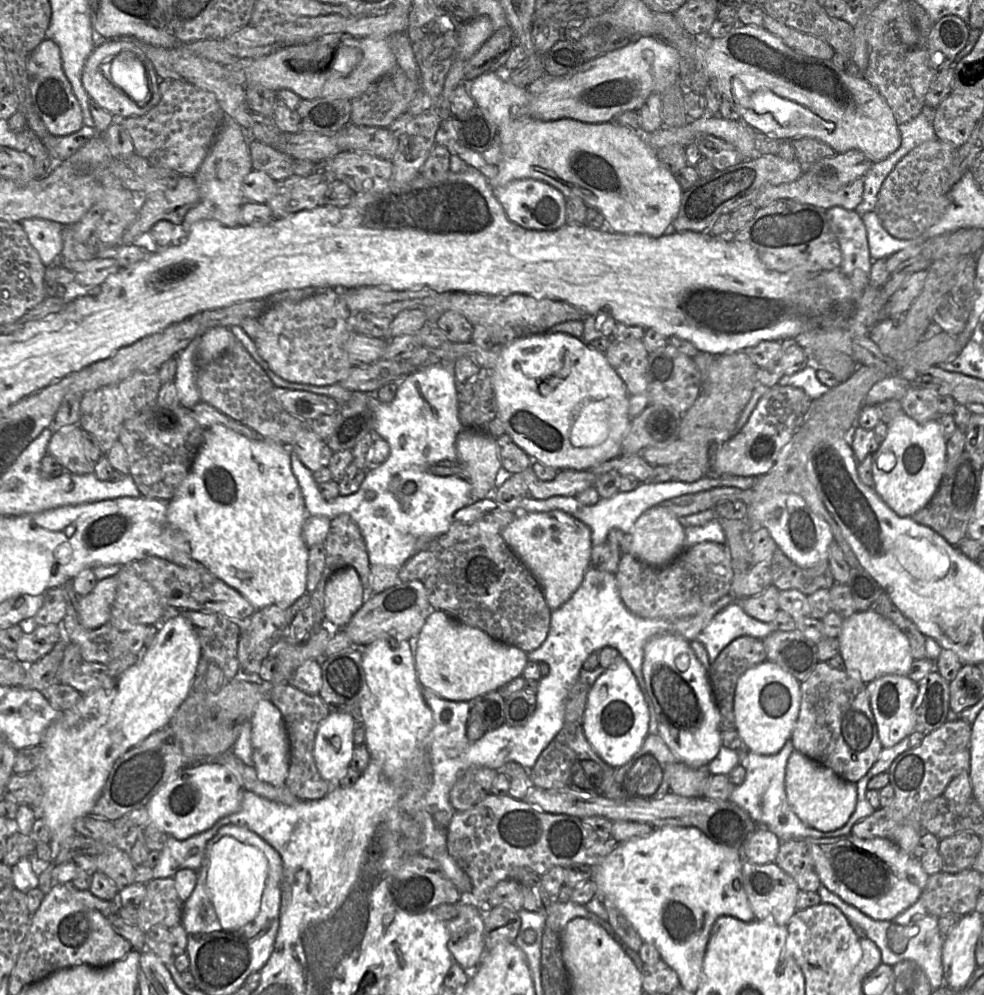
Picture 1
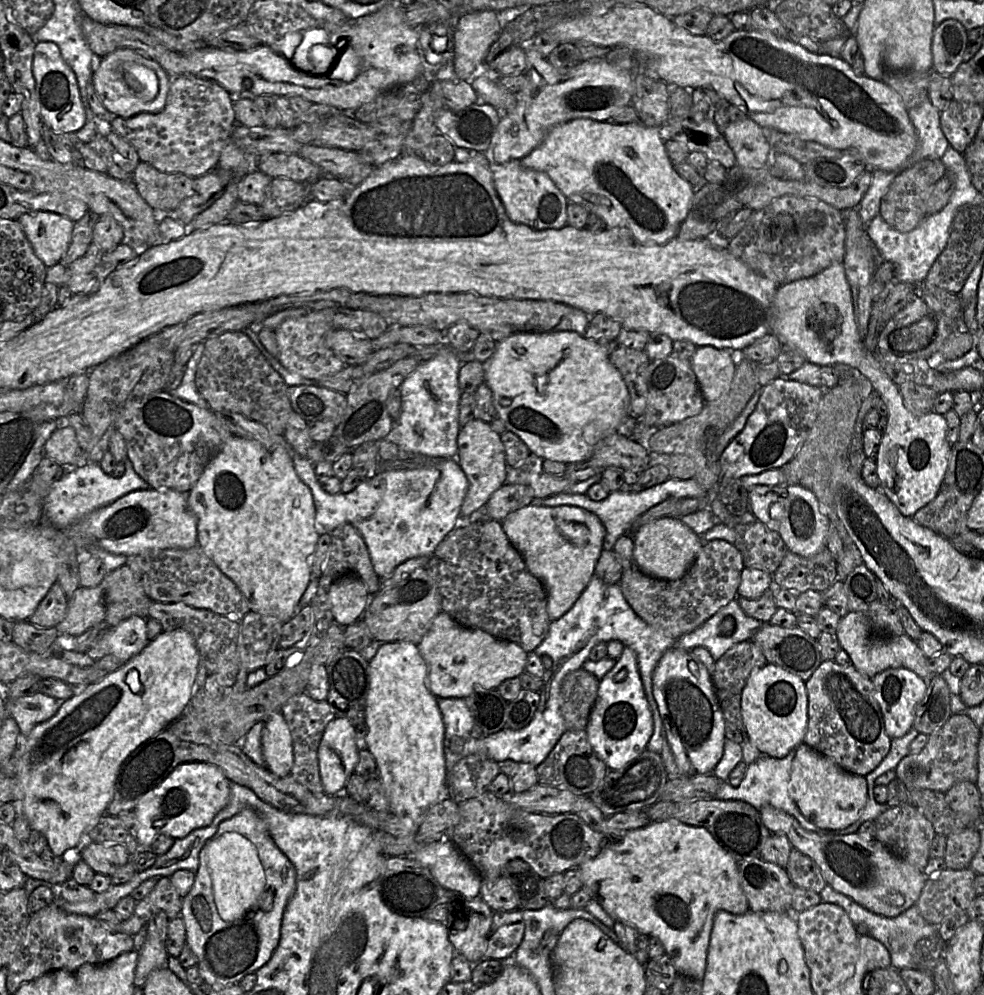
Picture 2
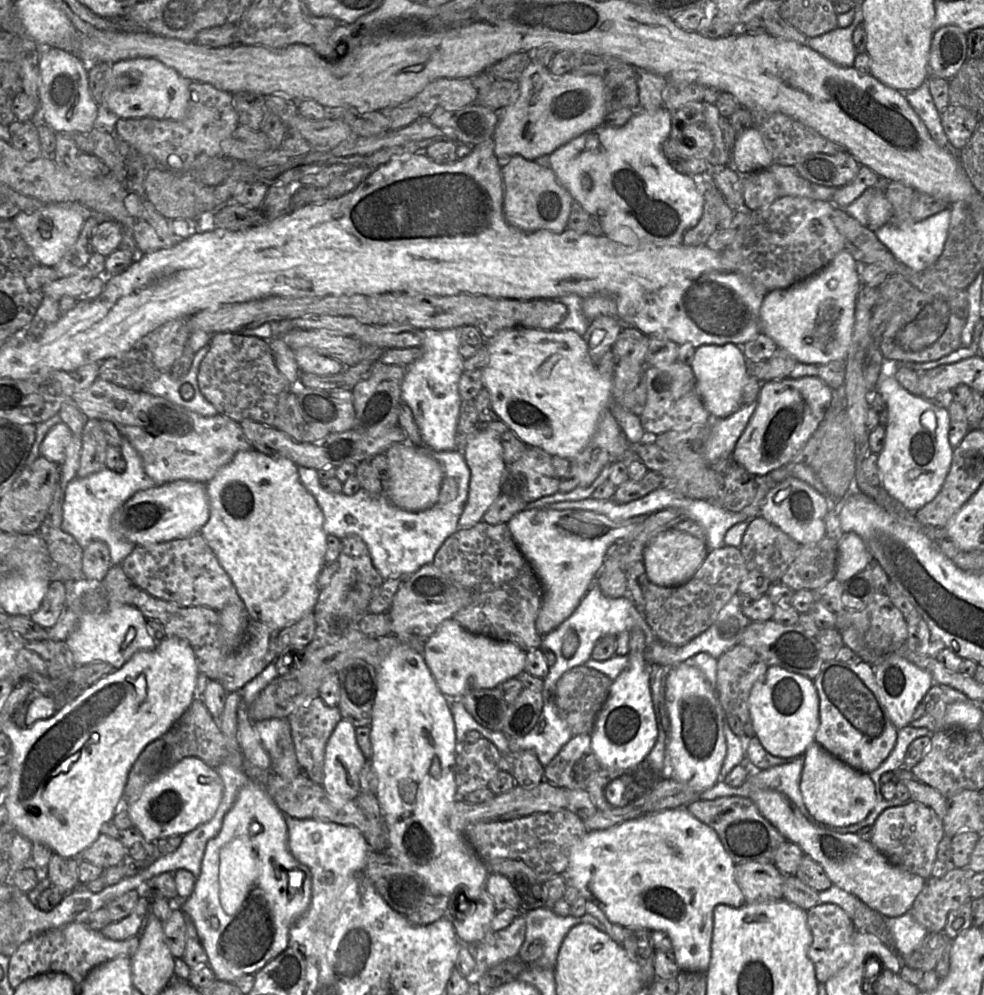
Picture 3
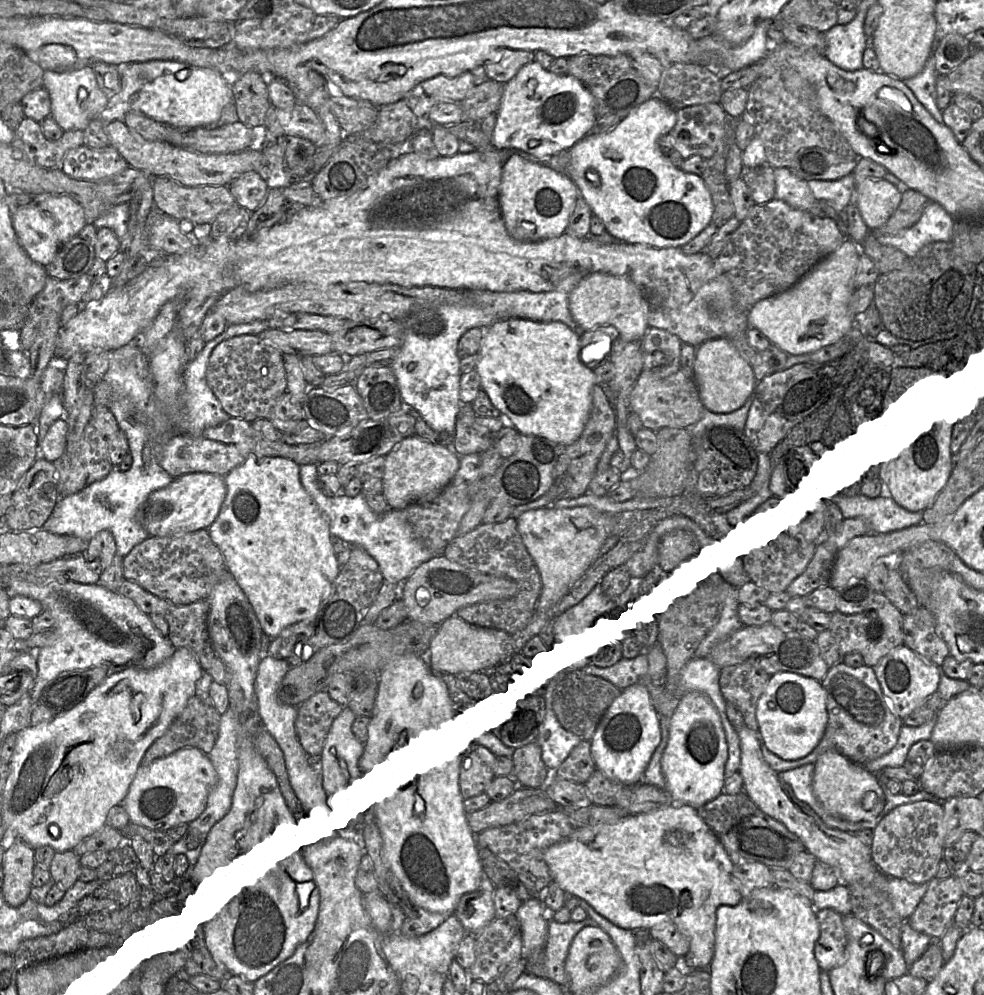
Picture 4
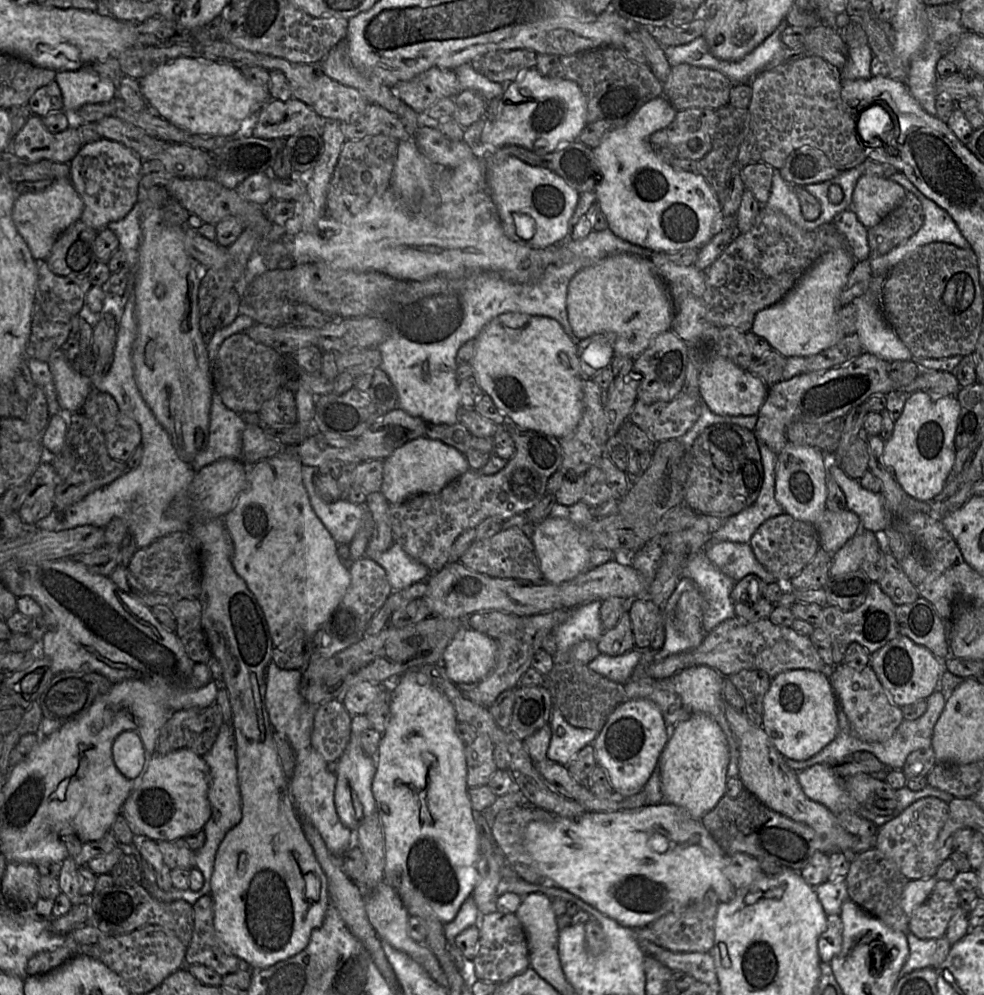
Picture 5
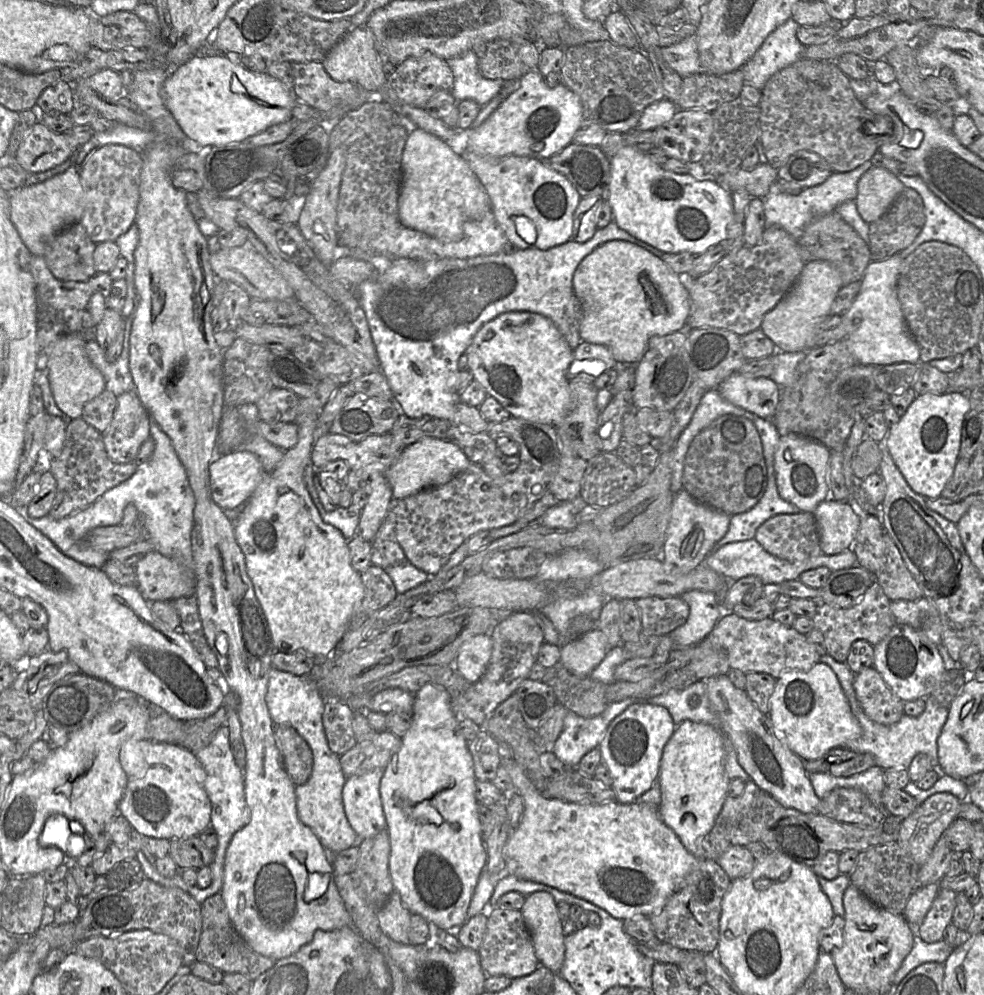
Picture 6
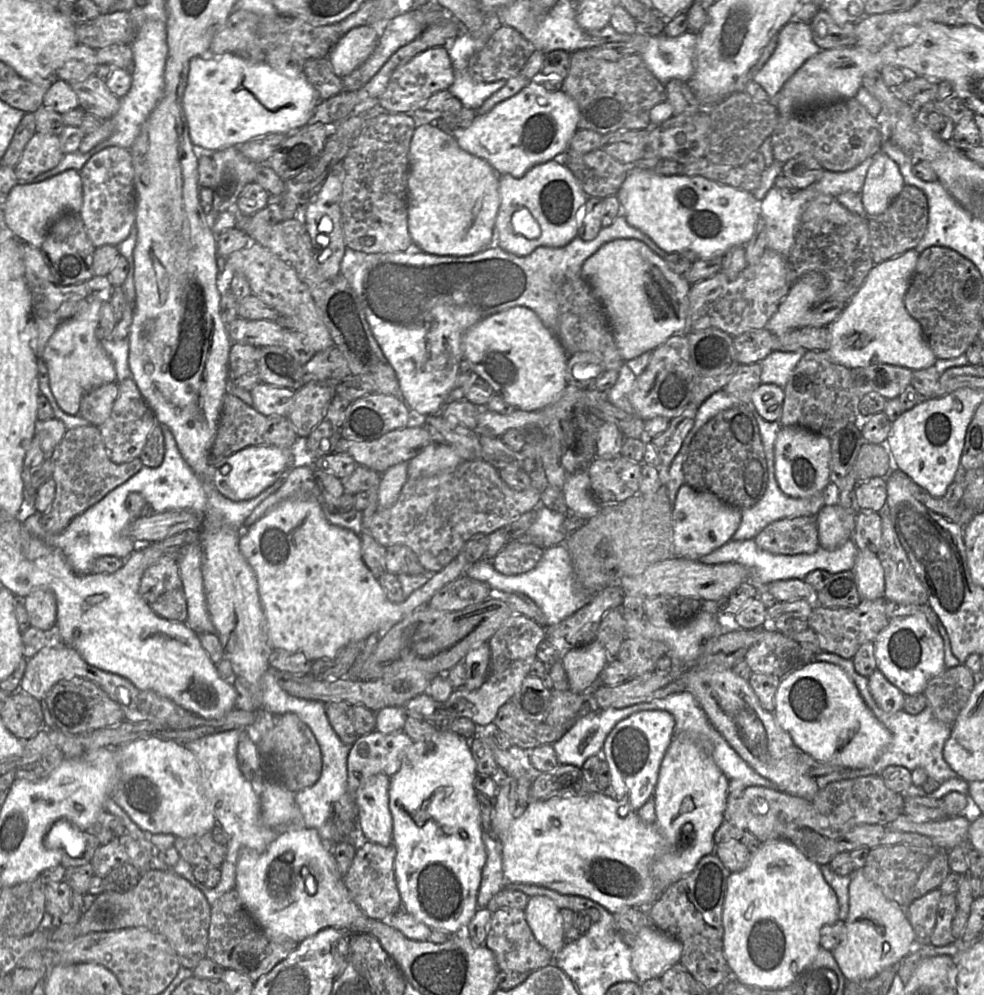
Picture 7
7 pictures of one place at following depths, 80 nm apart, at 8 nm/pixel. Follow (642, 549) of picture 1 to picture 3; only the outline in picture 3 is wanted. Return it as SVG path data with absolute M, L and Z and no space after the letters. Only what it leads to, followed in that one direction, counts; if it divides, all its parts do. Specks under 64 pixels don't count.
M669 528L657 534L643 551L642 561L649 581L662 586L677 586L688 581L706 557L706 542L687 532Z

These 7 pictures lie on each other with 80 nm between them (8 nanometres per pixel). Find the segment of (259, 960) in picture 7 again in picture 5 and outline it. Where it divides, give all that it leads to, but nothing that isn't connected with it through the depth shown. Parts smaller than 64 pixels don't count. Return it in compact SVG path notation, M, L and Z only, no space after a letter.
M204 895L193 905L194 929L186 950L186 965L207 966L219 975L234 972L255 974L255 968L232 953L218 936L214 927L214 902L210 895Z

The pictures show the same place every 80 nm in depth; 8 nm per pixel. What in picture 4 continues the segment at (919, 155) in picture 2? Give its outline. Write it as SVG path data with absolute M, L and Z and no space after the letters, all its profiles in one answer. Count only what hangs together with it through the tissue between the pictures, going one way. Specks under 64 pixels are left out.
M930 55L924 68L917 75L905 80L917 100L940 123L943 123L942 111L937 106L936 81L938 74L935 61Z

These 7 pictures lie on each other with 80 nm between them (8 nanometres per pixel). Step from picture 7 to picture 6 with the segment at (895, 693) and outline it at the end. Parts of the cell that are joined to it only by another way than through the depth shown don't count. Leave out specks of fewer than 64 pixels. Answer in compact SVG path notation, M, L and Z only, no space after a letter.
M869 667L855 674L853 688L864 713L872 721L888 726L897 723L904 714L904 702L888 687L875 668Z

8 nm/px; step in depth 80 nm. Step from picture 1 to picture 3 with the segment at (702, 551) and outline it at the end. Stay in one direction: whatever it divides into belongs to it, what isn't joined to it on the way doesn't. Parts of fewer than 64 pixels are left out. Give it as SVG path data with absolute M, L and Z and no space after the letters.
M725 545L708 549L703 562L688 581L677 586L662 586L648 581L642 615L661 642L683 646L716 622L721 609L738 594L739 585L747 573L740 548Z

